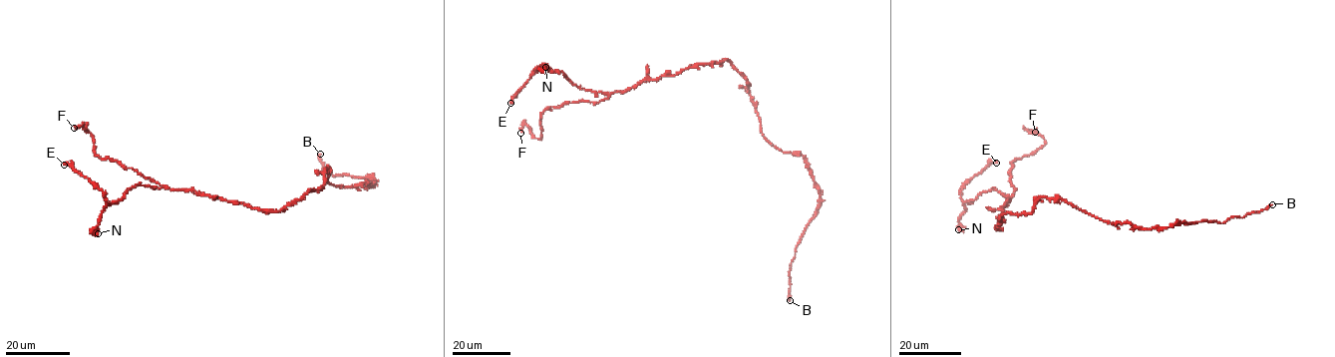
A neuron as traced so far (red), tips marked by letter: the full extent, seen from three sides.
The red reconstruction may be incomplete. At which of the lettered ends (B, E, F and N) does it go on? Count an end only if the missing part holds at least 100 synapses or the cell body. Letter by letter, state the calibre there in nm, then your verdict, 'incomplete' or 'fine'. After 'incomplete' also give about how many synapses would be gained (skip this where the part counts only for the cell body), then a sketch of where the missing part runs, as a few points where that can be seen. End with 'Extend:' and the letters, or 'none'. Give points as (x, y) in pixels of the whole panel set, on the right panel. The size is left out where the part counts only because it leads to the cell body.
B: 300 nm | incomplete | 250 syn
E: 500 nm | fine
F: 340 nm | fine
N: 280 nm | fine
Extend: B

